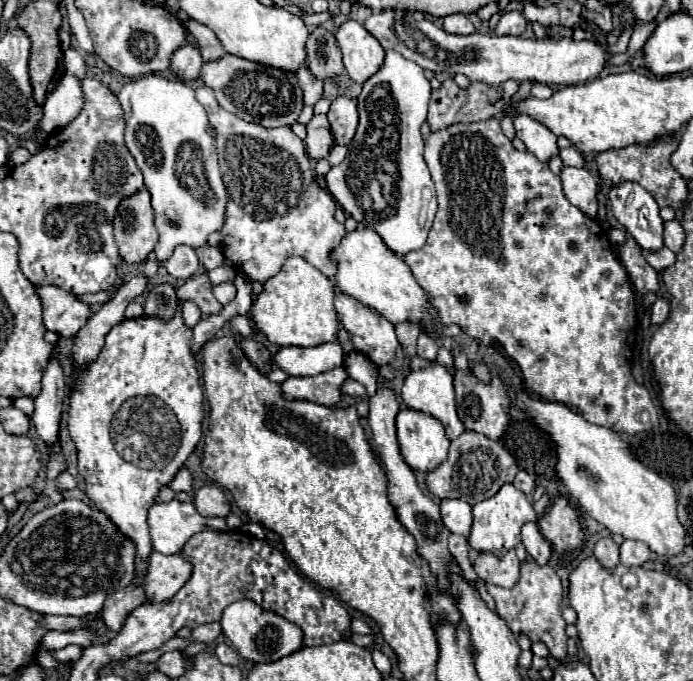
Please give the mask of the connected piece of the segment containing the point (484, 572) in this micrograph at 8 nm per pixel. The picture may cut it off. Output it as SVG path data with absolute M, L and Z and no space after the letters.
M514 549L502 559L496 559L492 553L480 553L474 561L474 571L484 583L492 583L498 587L514 587L520 577L520 561Z

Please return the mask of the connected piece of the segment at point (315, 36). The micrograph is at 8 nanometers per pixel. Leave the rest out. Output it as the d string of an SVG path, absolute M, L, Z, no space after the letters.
M322 27L314 29L308 37L308 69L312 77L320 81L334 79L342 75L342 53L336 47L334 33L326 31Z

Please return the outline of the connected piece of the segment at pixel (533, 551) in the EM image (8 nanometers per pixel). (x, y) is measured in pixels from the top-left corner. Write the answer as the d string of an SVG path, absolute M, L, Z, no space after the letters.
M526 523L522 527L522 543L530 555L532 561L536 561L538 565L548 565L550 563L550 555L552 555L552 547L550 543L540 535L536 523Z

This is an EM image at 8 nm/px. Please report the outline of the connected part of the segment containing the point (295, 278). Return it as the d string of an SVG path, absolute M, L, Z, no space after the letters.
M288 257L278 275L264 283L264 291L254 299L248 313L254 327L258 327L270 343L278 347L314 347L336 339L338 317L332 305L332 283L318 269L302 257Z

